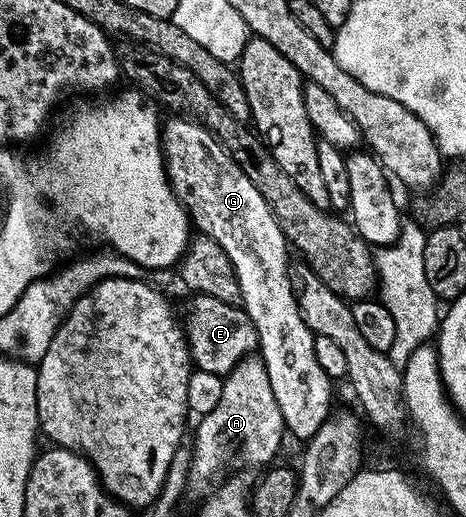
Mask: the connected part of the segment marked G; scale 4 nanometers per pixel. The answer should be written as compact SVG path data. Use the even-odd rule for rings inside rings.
M175 118L172 124L164 123L161 128L161 139L163 142L163 157L164 164L167 170L167 176L170 179L170 184L174 194L182 202L183 206L187 209L188 216L191 218L192 225L196 228L198 233L207 237L213 238L225 254L228 254L229 260L233 263L233 268L237 272L237 280L240 283L242 294L242 309L249 314L249 318L253 322L253 326L257 330L259 335L259 346L257 349L258 355L262 356L263 361L267 363L267 373L269 374L269 382L273 386L273 394L277 397L277 406L281 406L281 418L283 419L284 429L288 433L291 432L296 436L300 442L306 442L311 439L311 436L317 434L319 427L323 425L327 419L332 415L333 407L331 408L331 388L333 388L333 382L325 374L325 370L321 370L321 366L317 366L317 354L313 354L313 342L316 335L309 330L309 326L305 322L305 318L301 314L299 309L298 293L295 287L293 276L289 274L289 254L291 255L291 248L284 236L284 232L280 228L280 224L276 220L276 216L269 208L269 204L265 202L265 198L262 197L257 191L257 186L253 182L249 181L245 172L241 170L240 164L236 162L234 158L219 144L219 140L216 139L211 132L208 132L206 128L201 124L195 123L190 118Z

